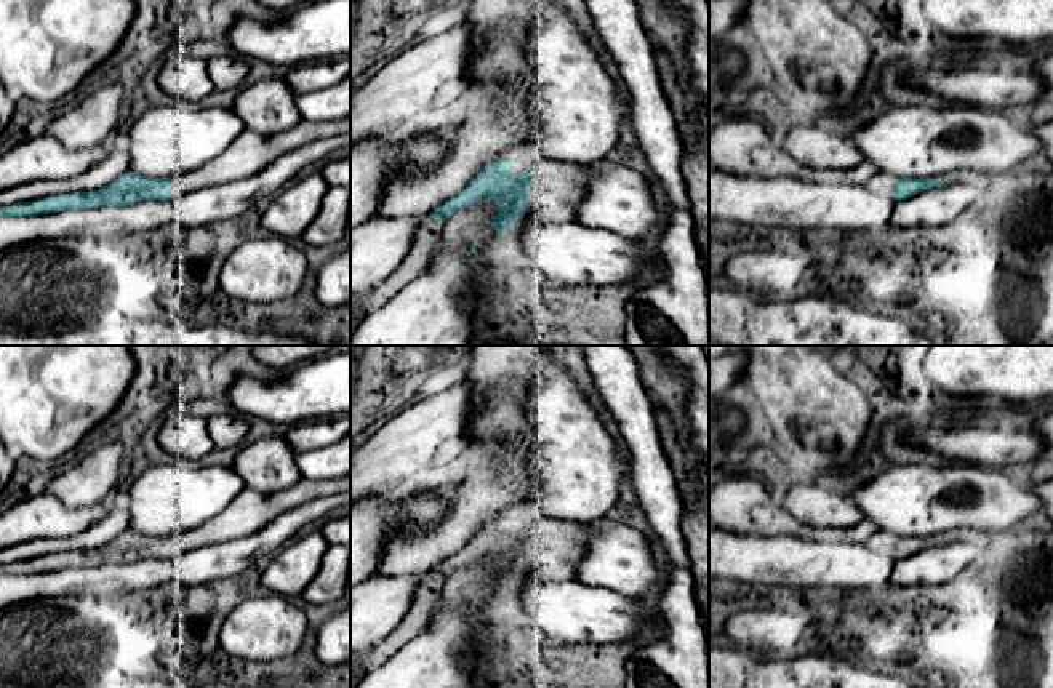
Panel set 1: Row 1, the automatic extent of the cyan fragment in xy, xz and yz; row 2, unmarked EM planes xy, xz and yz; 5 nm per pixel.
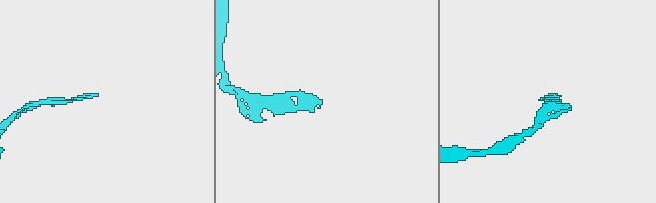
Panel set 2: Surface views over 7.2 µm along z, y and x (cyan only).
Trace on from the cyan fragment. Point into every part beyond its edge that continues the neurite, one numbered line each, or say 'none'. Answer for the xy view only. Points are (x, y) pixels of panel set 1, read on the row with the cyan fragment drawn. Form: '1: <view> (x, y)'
1: xy (250, 152)

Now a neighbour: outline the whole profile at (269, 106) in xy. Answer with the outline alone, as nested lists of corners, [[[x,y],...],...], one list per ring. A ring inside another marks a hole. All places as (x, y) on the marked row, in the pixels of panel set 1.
[[[264,78],[242,90],[232,104],[245,128],[275,134],[296,126],[302,117],[296,94],[283,78]]]

